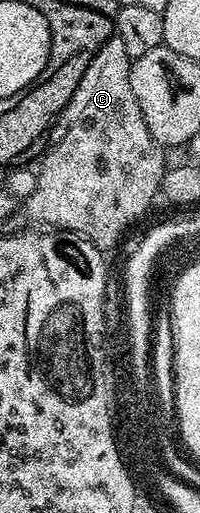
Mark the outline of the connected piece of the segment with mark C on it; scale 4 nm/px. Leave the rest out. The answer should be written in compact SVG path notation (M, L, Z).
M116 34L107 38L89 58L80 86L64 113L66 129L41 157L42 165L36 168L36 190L24 200L27 214L38 223L35 225L75 232L91 240L103 254L116 247L122 235L149 210L154 195L159 195L162 176L168 169L167 162L162 161L163 149L152 138L148 122L144 122L144 114L140 114L140 102L136 102L136 94L132 94L131 63L128 49Z

